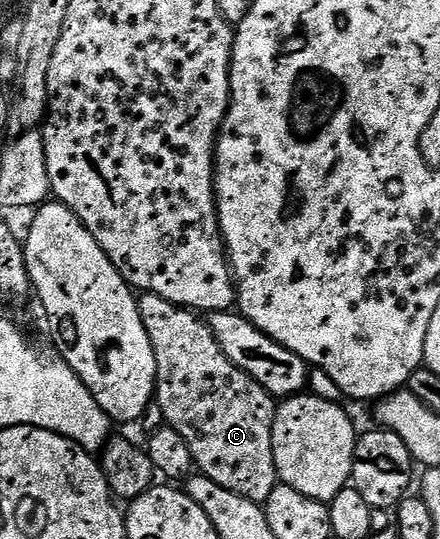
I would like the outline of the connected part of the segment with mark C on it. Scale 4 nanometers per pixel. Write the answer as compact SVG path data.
M140 293L137 301L141 312L141 324L145 324L145 332L149 336L149 344L153 344L153 356L157 360L154 401L157 403L157 410L159 406L160 412L163 413L162 421L166 425L172 426L185 440L185 444L191 453L191 461L197 467L198 473L205 475L209 480L213 480L213 484L221 484L221 488L225 488L237 496L248 498L260 504L266 502L269 492L273 492L273 488L277 484L275 461L273 460L273 436L271 435L277 409L276 399L272 398L268 390L261 388L261 384L257 384L257 380L253 380L248 374L241 372L241 368L237 368L237 364L229 361L225 356L225 352L221 352L210 325L204 319L202 322L199 319L202 317L196 311L189 310L185 306L174 306L169 300L165 300L156 294Z

